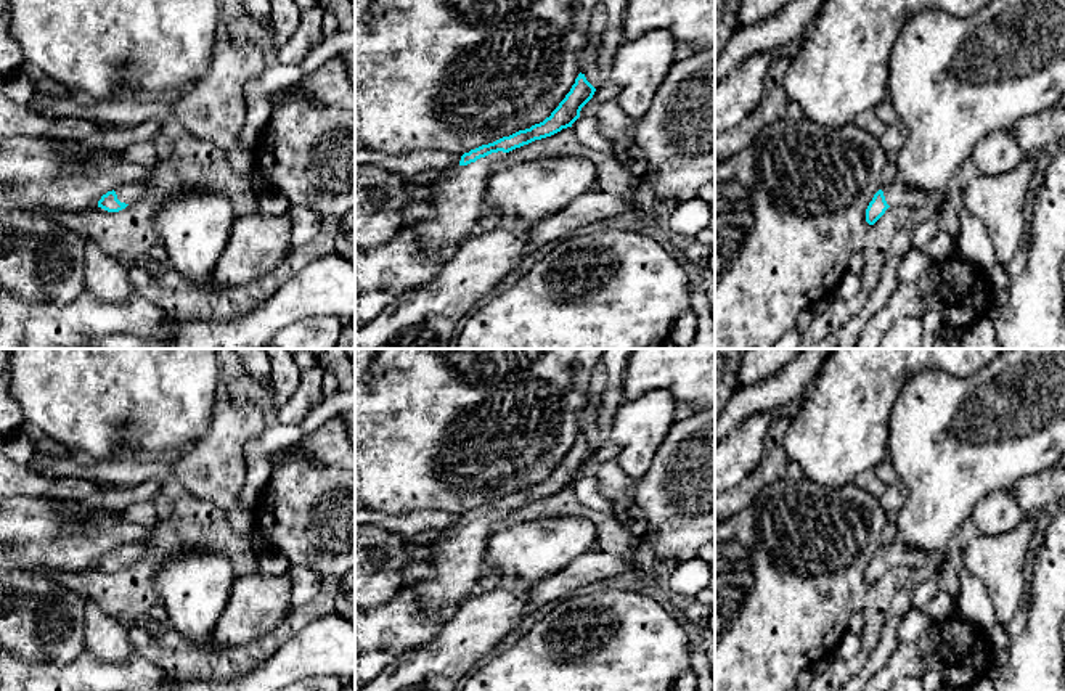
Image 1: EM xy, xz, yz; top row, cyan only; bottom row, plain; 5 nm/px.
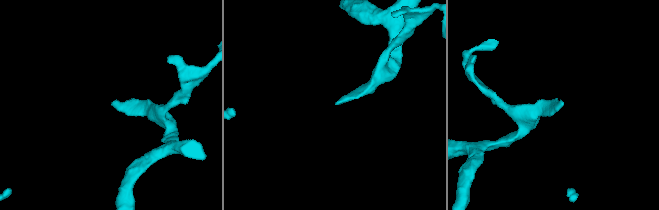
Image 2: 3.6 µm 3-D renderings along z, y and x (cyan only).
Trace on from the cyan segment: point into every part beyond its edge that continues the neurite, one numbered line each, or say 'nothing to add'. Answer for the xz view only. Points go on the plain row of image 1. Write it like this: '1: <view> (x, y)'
1: xz (457, 561)

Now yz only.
1: yz (897, 553)

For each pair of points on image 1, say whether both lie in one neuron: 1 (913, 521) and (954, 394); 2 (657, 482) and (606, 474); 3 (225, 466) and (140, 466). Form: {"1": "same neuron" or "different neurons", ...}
{"1": "same neuron", "2": "same neuron", "3": "same neuron"}

